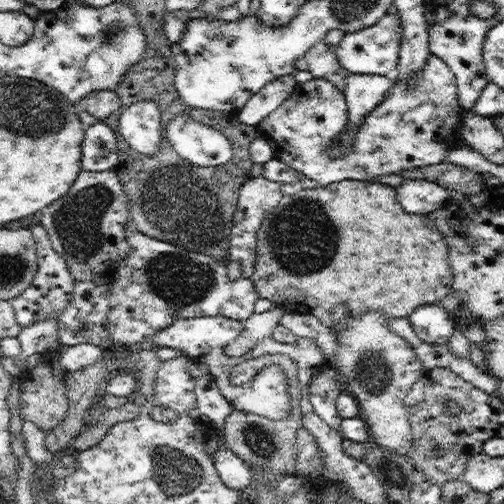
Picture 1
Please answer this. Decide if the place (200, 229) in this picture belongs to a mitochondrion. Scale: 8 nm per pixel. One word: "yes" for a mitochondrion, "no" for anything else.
yes

